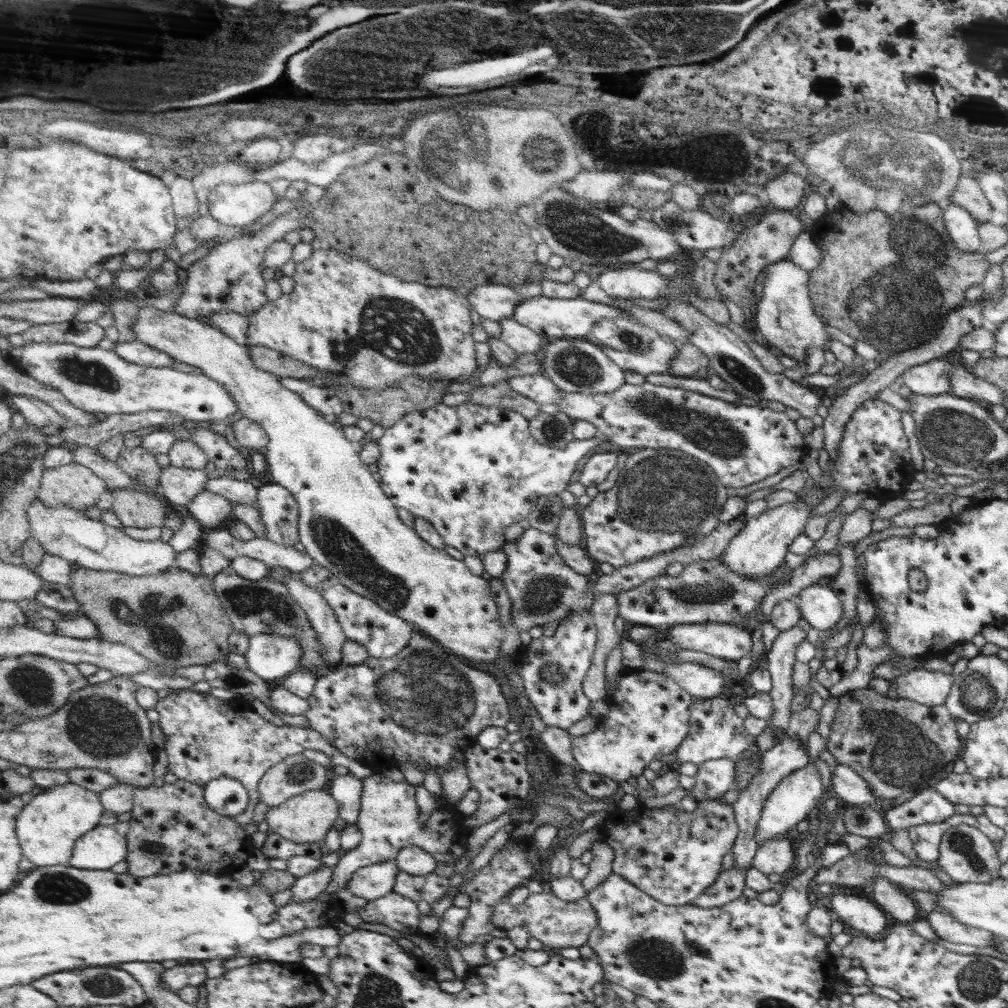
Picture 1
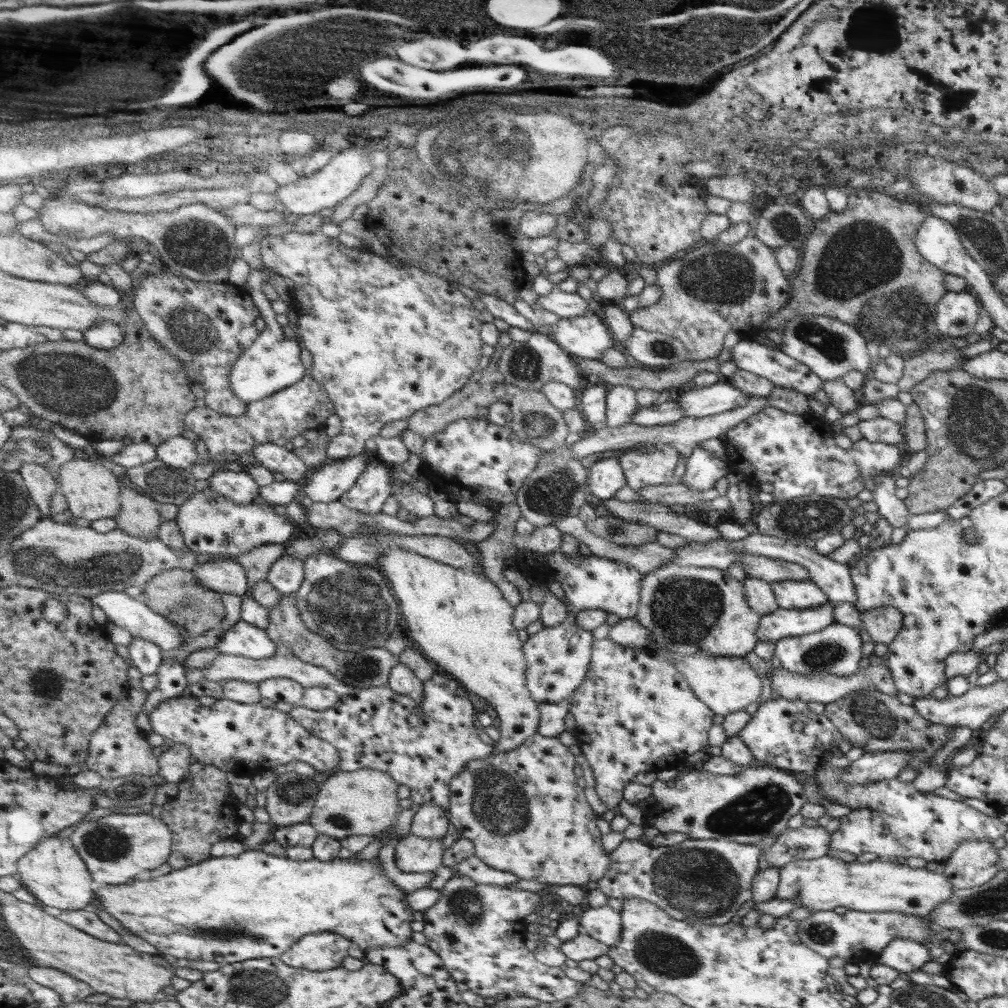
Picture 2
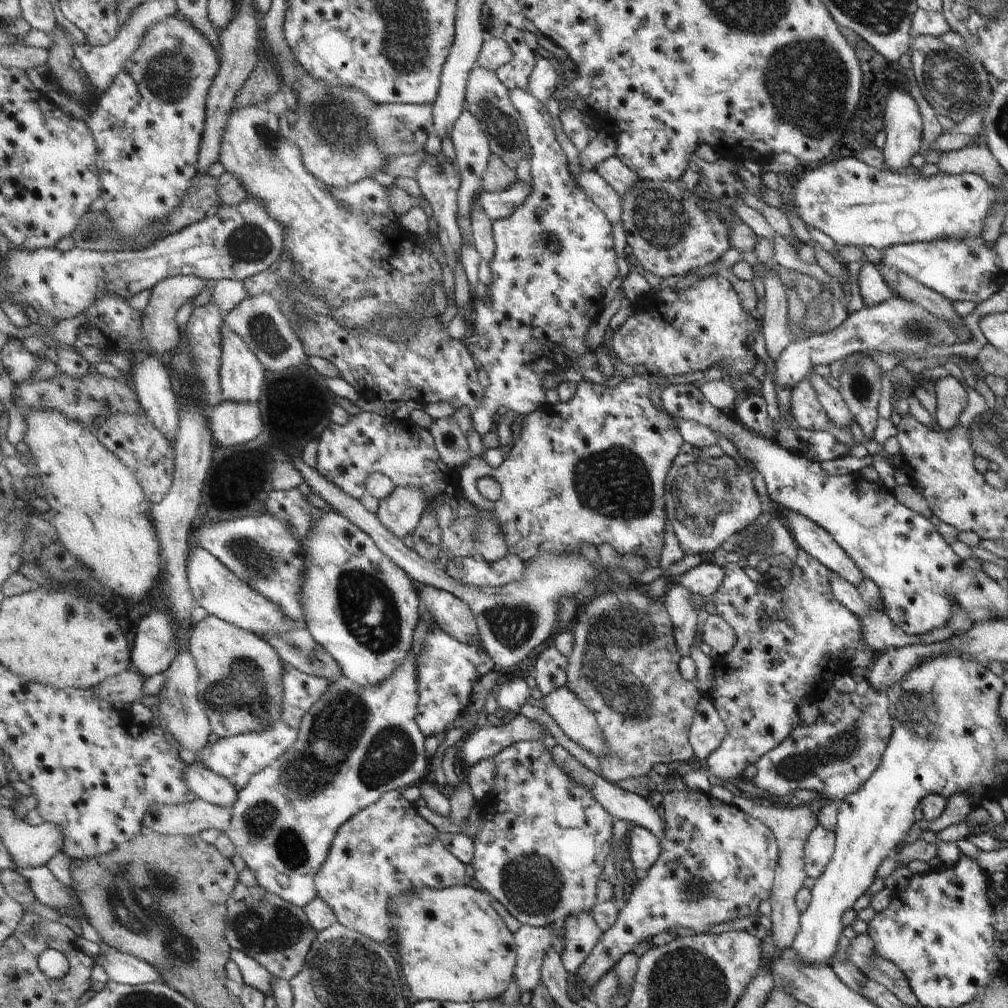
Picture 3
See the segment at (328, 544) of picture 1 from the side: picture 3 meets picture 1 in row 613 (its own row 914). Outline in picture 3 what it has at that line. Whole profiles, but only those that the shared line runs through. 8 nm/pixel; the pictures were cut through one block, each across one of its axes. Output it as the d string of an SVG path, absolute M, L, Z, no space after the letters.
M470 886L441 890L409 890L389 902L391 926L398 938L400 966L412 991L412 1001L449 1001L454 1003L497 1000L515 977L517 942L503 918L491 906L489 897Z

